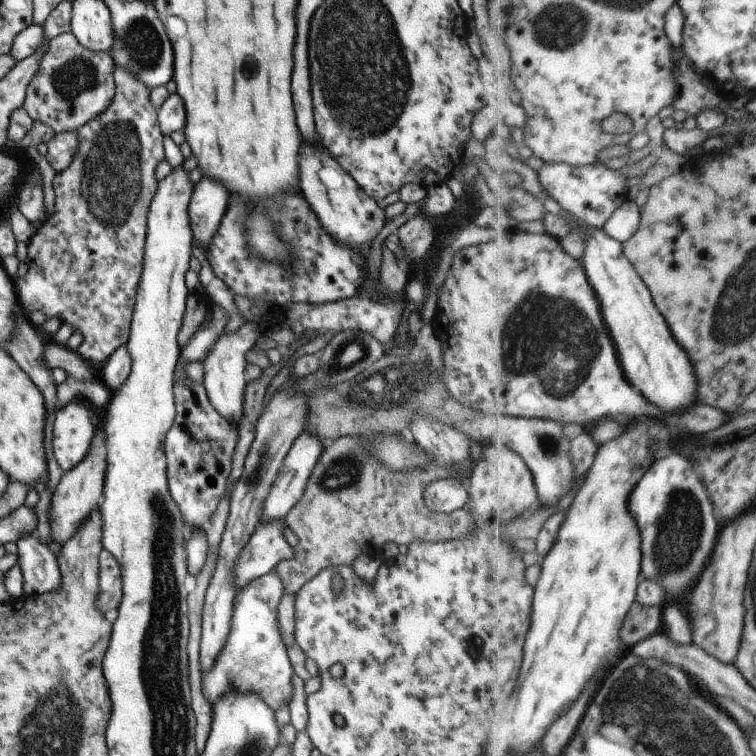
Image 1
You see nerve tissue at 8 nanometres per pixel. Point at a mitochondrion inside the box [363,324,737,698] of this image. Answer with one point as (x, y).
(673, 554)

